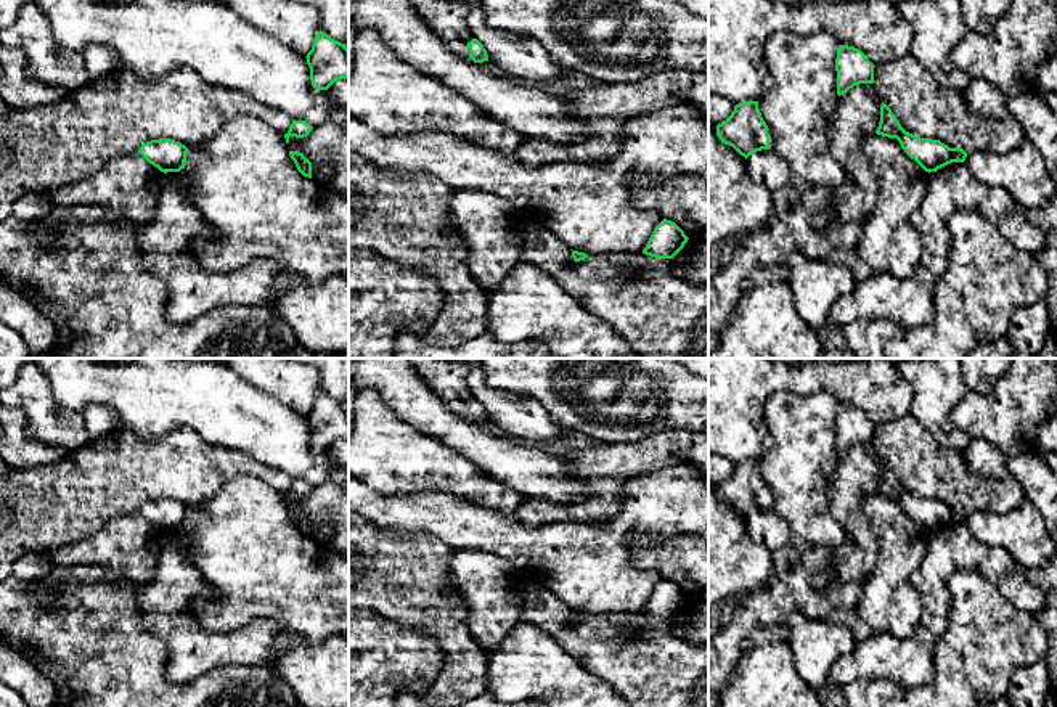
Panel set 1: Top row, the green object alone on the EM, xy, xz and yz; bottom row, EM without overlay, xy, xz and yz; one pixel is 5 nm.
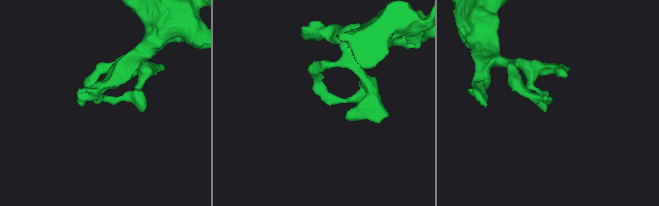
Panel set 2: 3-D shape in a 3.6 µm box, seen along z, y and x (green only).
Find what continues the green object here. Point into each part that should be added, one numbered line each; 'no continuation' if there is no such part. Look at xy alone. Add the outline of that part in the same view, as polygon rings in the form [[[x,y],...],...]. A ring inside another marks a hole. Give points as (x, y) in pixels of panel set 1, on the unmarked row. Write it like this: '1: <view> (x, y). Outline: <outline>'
no continuation

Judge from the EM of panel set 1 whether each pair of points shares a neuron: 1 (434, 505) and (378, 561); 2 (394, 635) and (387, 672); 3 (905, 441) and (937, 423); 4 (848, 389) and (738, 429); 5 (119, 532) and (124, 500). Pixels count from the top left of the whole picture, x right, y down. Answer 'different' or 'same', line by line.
1: different
2: same
3: different
4: same
5: different

